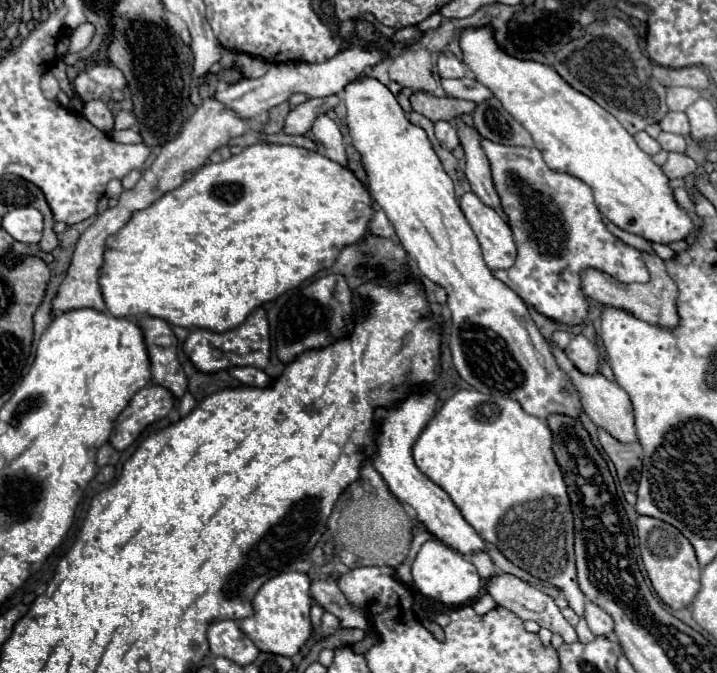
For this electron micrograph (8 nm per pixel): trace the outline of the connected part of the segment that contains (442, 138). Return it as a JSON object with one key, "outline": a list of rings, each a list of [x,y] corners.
{"outline":[[[436,122],[434,130],[436,130],[436,138],[442,144],[442,148],[454,150],[458,146],[458,134],[452,122]]]}

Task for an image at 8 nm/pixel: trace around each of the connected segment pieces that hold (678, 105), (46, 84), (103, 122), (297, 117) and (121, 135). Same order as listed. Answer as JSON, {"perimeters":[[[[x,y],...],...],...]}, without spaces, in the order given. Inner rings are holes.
{"perimeters":[[[[668,88],[666,90],[666,102],[670,110],[686,110],[698,98],[700,98],[700,92],[696,92],[694,88]]],[[[46,72],[46,74],[42,76],[42,92],[44,92],[44,96],[50,98],[50,100],[56,98],[56,94],[58,94],[58,80],[54,78],[52,72]]],[[[90,100],[90,102],[86,102],[84,108],[82,108],[82,114],[98,130],[102,130],[106,134],[112,130],[114,118],[112,118],[112,112],[108,110],[108,106],[102,100]]],[[[310,98],[310,100],[298,104],[296,108],[290,110],[290,114],[284,122],[284,132],[286,134],[306,134],[312,128],[314,118],[326,110],[328,110],[326,100],[320,100],[320,98]]],[[[138,130],[112,132],[112,138],[114,138],[116,142],[122,142],[122,144],[138,144],[138,142],[142,142],[142,136],[138,134]]]]}

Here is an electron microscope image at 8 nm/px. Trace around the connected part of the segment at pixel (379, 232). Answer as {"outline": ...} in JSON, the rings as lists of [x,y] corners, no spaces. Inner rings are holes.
{"outline":[[[378,210],[370,222],[370,232],[374,236],[382,236],[382,238],[392,238],[394,236],[394,228],[390,224],[390,220],[386,218],[384,210]]]}

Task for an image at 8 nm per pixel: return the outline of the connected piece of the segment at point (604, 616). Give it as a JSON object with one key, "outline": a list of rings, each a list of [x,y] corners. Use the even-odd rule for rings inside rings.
{"outline":[[[592,602],[586,604],[586,616],[584,618],[596,636],[606,636],[606,634],[612,634],[612,630],[614,630],[614,620],[610,618],[610,614]]]}

